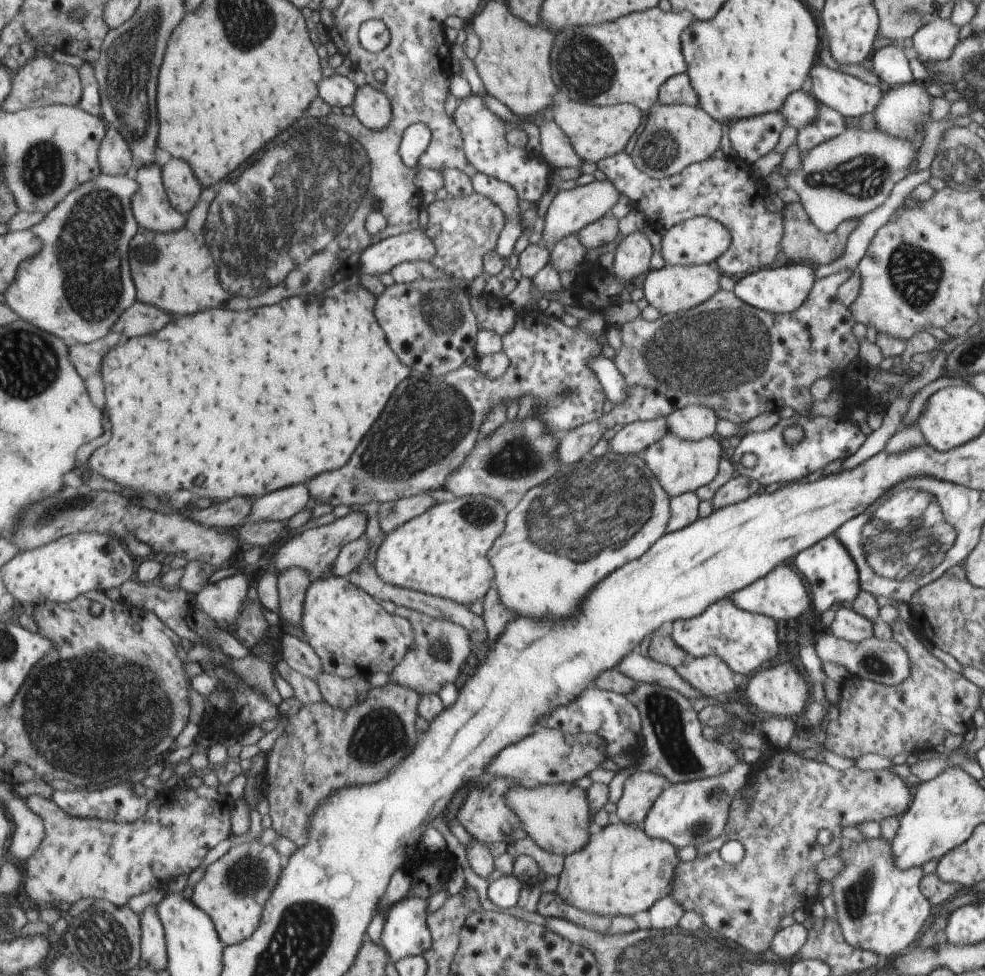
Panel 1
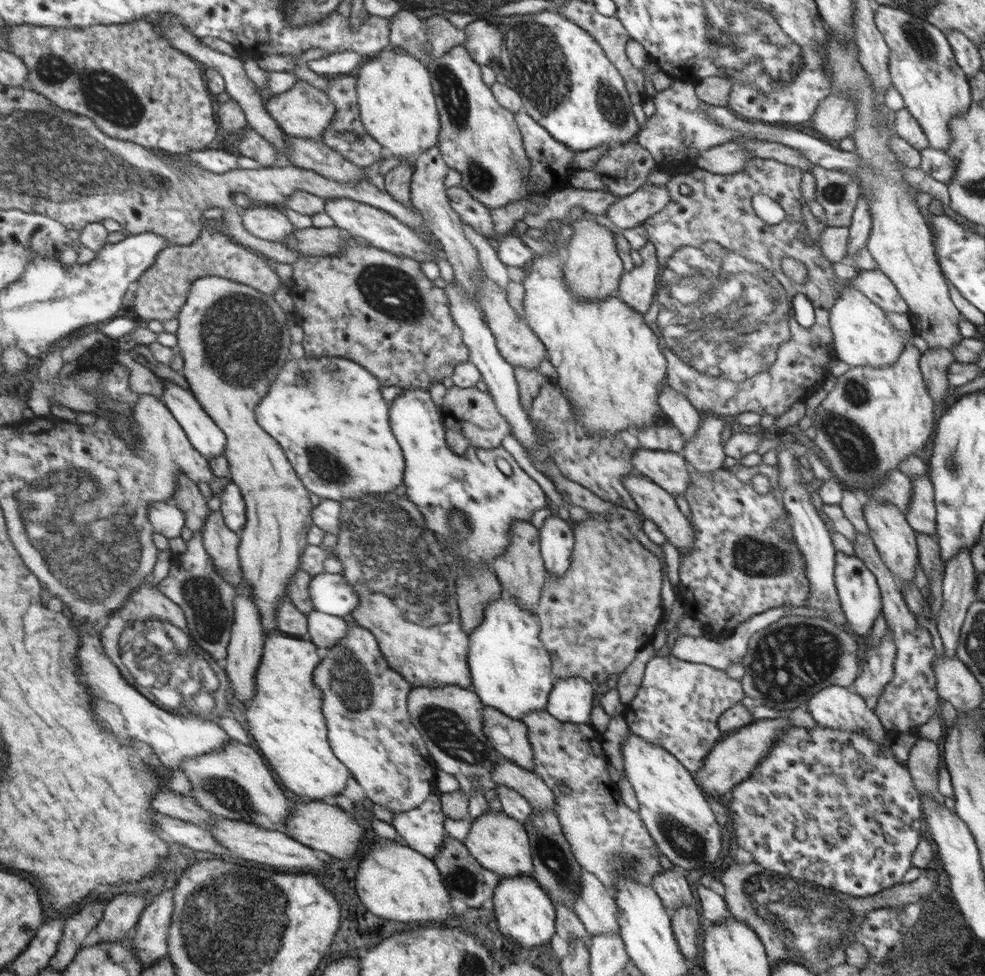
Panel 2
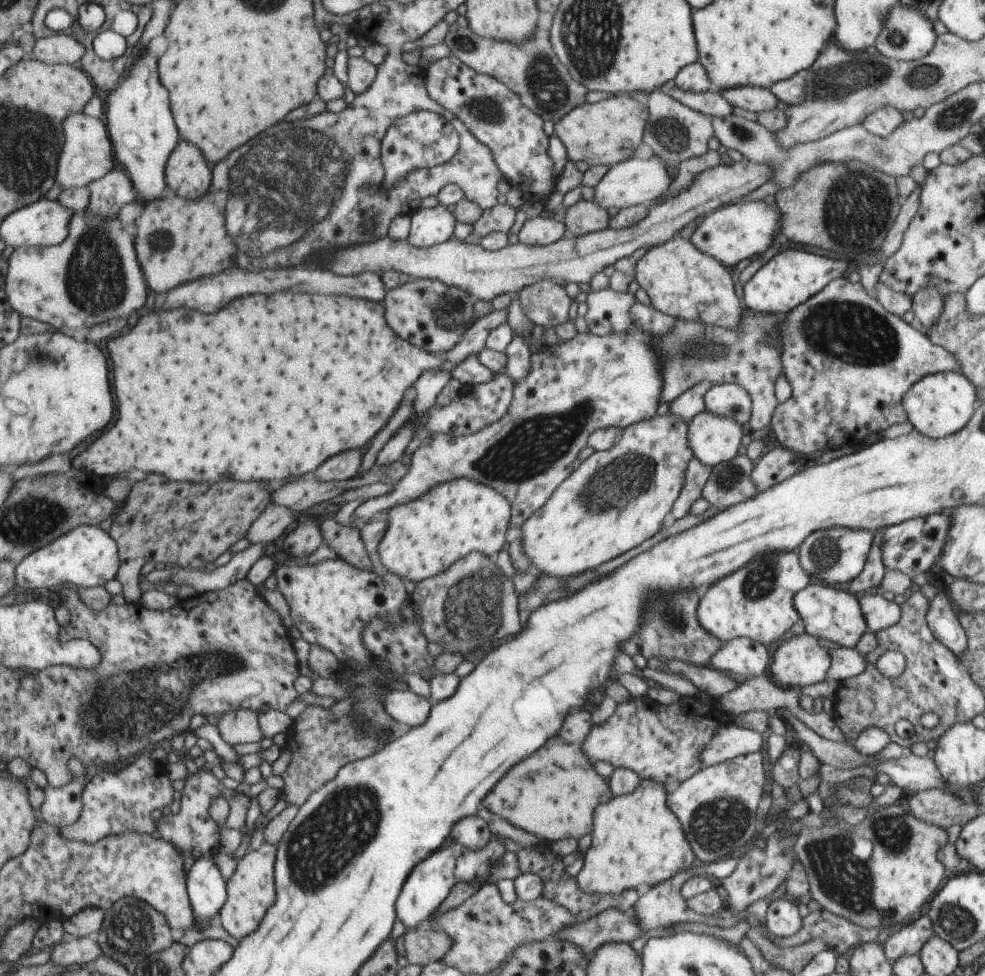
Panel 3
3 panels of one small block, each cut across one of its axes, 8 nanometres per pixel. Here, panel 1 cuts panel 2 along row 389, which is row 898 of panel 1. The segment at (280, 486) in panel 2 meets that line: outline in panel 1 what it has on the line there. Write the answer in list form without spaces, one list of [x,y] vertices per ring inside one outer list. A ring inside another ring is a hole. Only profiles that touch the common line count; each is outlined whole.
[[[256,840],[236,845],[208,867],[205,877],[194,888],[193,902],[213,917],[227,945],[244,942],[262,924],[266,902],[273,896],[285,865],[281,852],[272,845]]]

